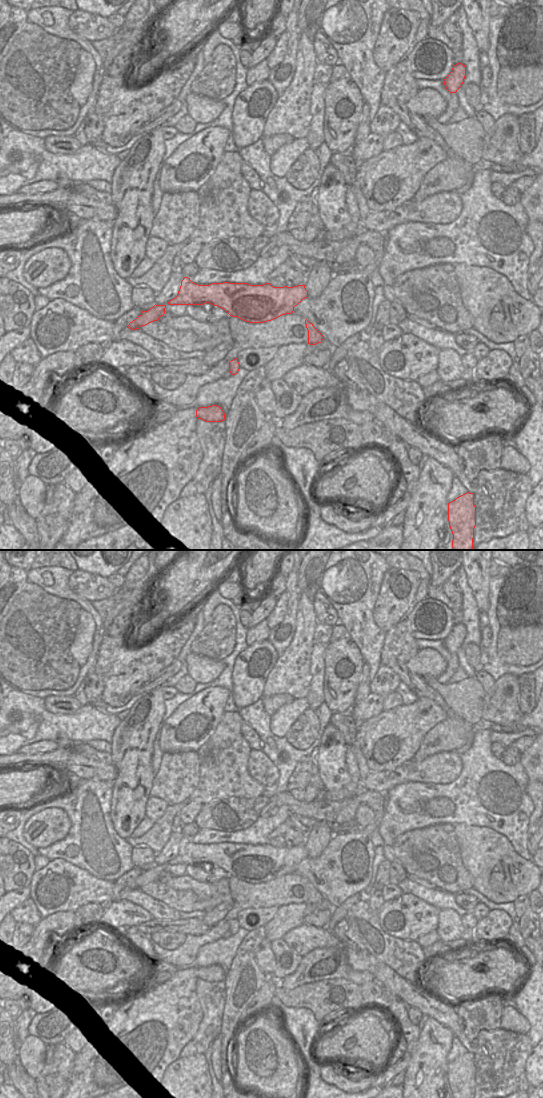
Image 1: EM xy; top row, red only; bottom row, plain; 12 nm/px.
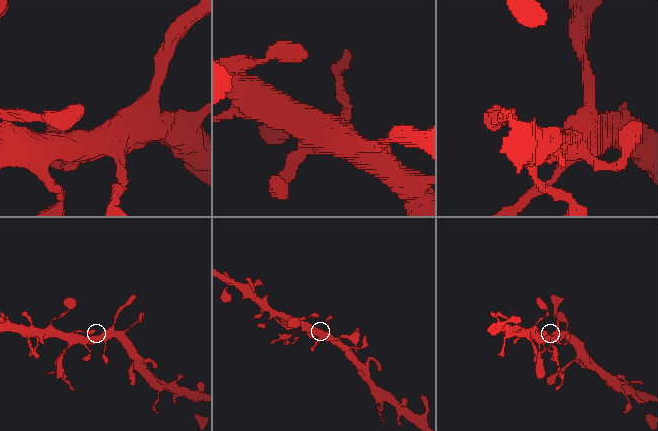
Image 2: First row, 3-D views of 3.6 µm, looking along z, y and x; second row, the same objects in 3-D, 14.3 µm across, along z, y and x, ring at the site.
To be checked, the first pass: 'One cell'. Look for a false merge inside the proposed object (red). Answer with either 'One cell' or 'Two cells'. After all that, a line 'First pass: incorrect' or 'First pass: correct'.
Two cells
First pass: incorrect

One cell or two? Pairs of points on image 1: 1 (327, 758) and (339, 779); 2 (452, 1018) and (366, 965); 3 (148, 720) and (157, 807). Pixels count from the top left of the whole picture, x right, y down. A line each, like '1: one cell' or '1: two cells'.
1: one cell
2: one cell
3: two cells

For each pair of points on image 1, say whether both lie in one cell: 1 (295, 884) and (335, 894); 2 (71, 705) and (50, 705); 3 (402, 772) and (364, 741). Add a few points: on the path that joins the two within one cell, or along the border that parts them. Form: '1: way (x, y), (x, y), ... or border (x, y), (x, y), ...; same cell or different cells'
1: border (292, 873), (297, 873), (306, 878); different cells
2: way (66, 705), (55, 705); same cell
3: border (412, 758), (392, 769), (374, 771); different cells

